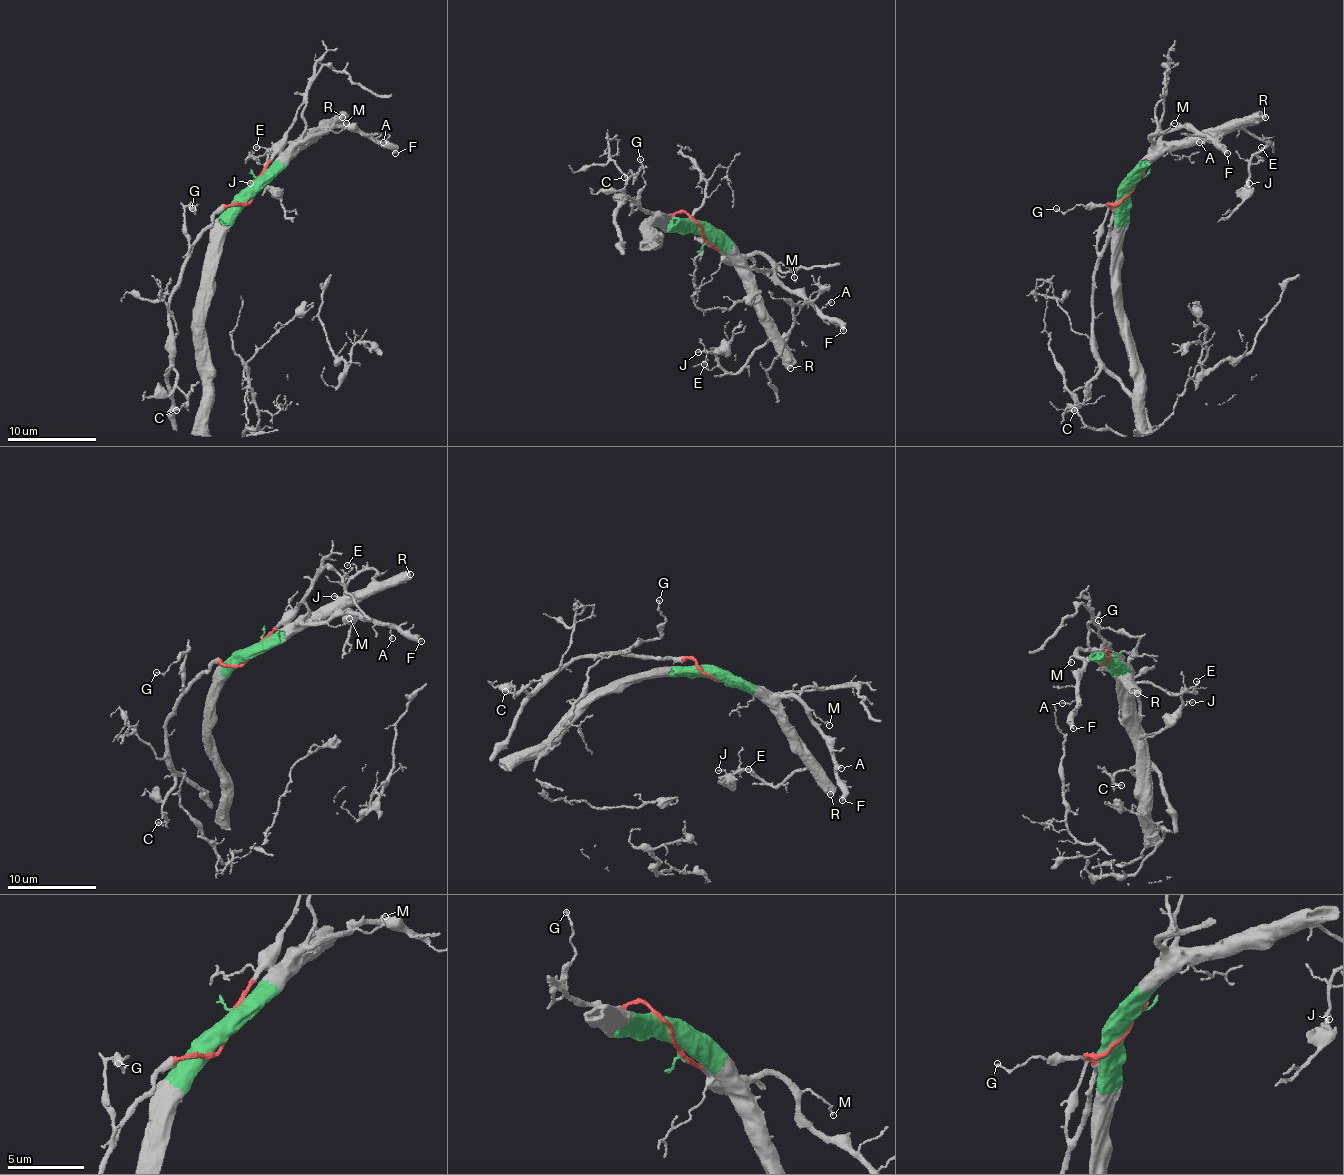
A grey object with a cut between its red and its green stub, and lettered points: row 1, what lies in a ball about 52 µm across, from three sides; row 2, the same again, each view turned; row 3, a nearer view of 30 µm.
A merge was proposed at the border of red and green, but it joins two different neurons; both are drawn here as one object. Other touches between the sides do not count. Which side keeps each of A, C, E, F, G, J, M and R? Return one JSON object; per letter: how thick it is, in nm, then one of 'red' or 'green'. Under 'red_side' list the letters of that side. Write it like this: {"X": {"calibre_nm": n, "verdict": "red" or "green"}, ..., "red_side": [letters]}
{"A": {"calibre_nm": 100, "verdict": "green"}, "C": {"calibre_nm": 110, "verdict": "red"}, "E": {"calibre_nm": 120, "verdict": "green"}, "F": {"calibre_nm": 400, "verdict": "green"}, "G": {"calibre_nm": 130, "verdict": "red"}, "J": {"calibre_nm": 130, "verdict": "green"}, "M": {"calibre_nm": 100, "verdict": "green"}, "R": {"calibre_nm": 550, "verdict": "green"}, "red_side": ["C", "G"]}

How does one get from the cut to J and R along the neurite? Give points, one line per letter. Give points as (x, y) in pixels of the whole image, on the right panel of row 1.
J: (1127, 192), (1165, 150), (1232, 130), (1247, 130), (1270, 143), (1252, 157), (1249, 183)
R: (1127, 192), (1165, 150), (1236, 130), (1265, 117)

